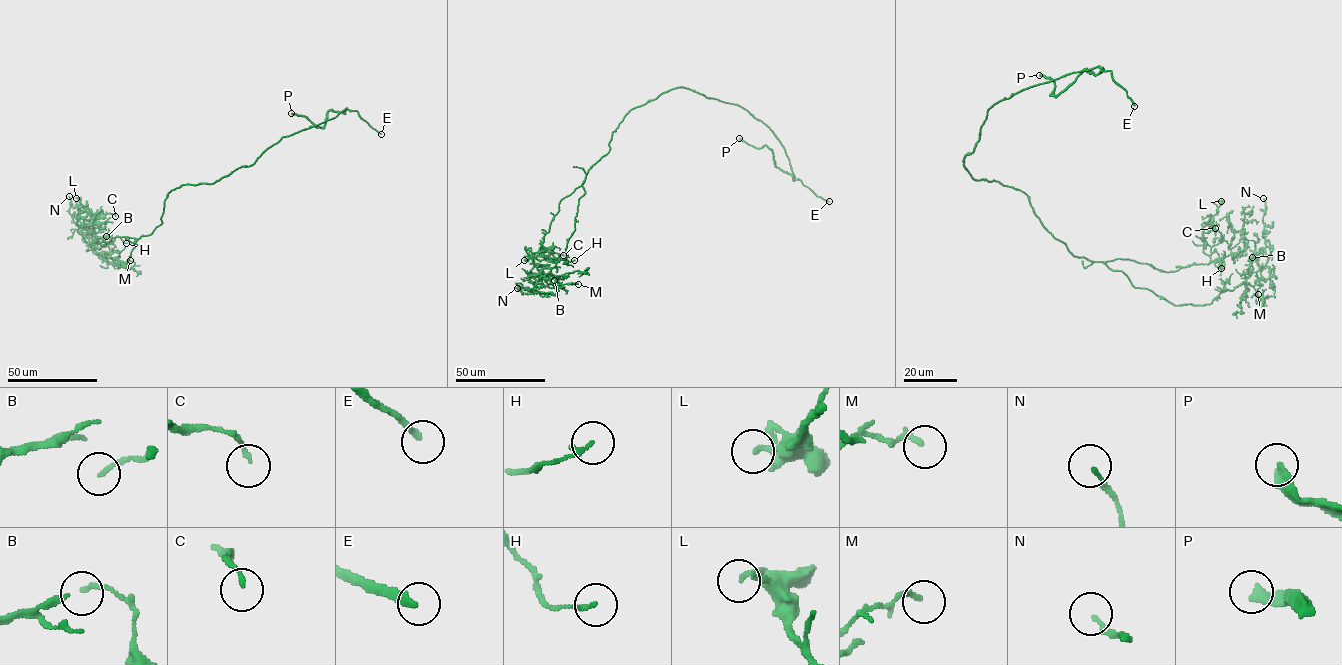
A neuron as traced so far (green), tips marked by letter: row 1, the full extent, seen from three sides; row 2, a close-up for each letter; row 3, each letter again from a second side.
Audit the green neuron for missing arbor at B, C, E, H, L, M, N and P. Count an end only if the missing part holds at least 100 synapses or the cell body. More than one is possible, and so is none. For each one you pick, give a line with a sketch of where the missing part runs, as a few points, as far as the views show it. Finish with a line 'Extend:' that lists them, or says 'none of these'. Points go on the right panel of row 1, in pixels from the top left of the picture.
E: Course of what is missing: (1134, 106), (1147, 126)
P: Course of what is missing: (1039, 75), (1023, 87), (1023, 104), (1047, 126), (1057, 127), (1052, 91), (1045, 83), (1046, 90)
Extend: E, P

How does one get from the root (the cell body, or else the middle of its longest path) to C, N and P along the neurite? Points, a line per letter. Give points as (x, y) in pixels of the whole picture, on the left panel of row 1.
C: (187, 184), (167, 194), (162, 223), (150, 234), (114, 237), (103, 245), (93, 240), (93, 219), (115, 216)
N: (187, 184), (167, 194), (162, 223), (134, 242), (126, 267), (82, 240), (69, 196)
P: (187, 184), (219, 181), (252, 165), (282, 137), (347, 108), (329, 110), (323, 127), (291, 113)

